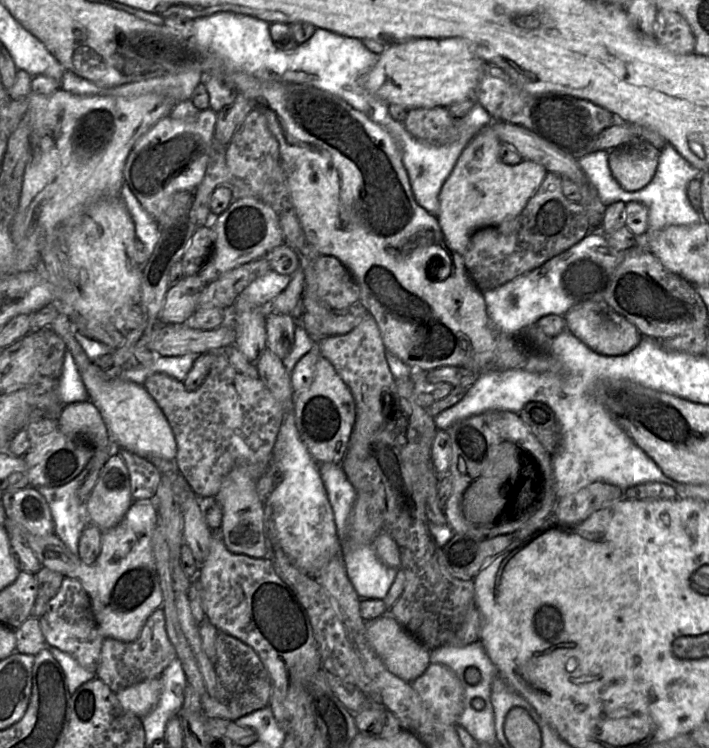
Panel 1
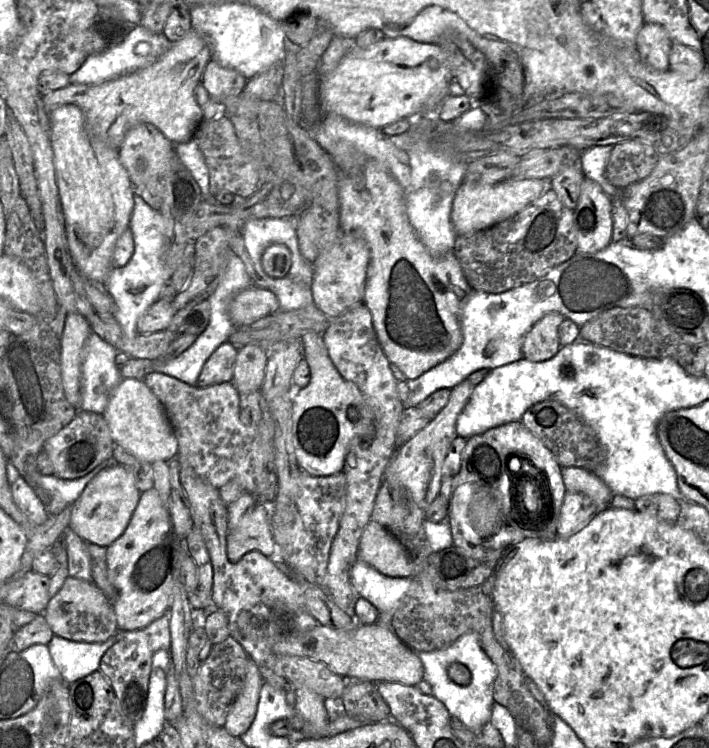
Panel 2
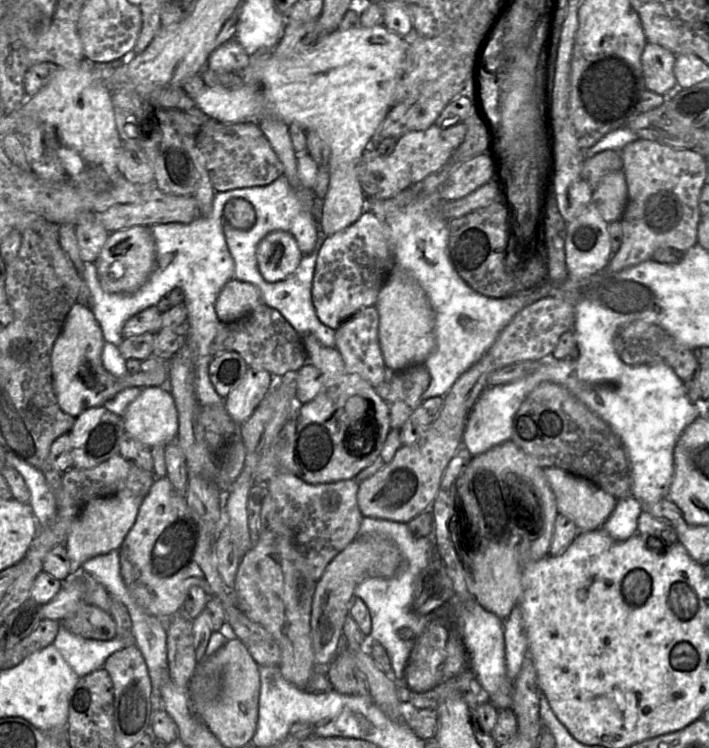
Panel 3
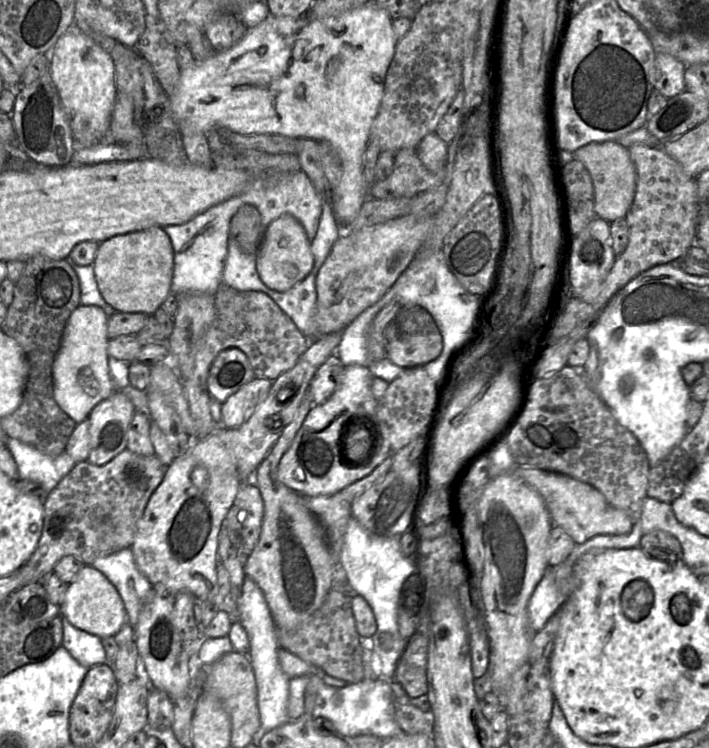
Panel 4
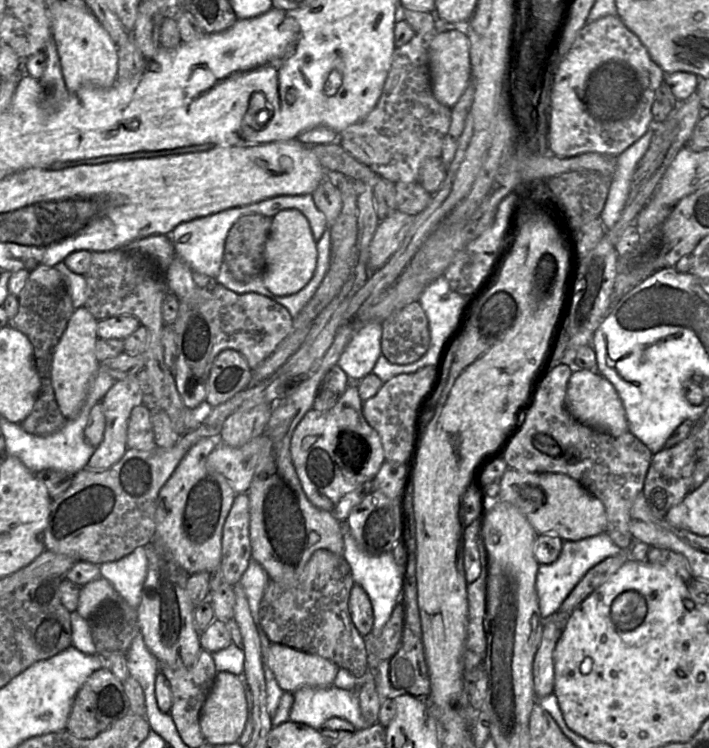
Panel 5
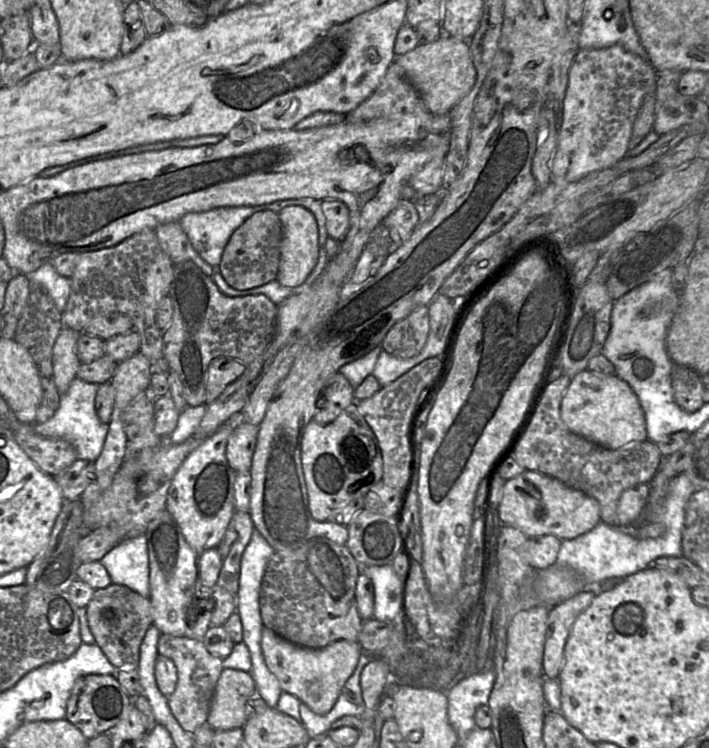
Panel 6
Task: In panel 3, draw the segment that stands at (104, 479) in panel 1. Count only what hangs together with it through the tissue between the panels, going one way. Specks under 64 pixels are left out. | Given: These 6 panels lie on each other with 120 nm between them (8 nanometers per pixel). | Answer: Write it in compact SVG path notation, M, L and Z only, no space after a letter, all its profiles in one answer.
M123 490L109 497L94 498L87 502L72 523L66 544L70 560L70 576L82 568L92 557L119 549L126 535L135 523L142 500L129 490Z

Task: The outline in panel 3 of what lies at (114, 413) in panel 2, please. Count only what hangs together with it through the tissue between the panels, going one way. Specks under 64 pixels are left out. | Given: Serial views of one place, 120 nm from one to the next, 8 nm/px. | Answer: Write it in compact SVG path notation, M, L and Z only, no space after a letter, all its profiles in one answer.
M163 387L142 388L139 396L127 407L122 419L125 433L151 448L157 445L166 446L175 440L178 434L178 417L174 399L169 390Z

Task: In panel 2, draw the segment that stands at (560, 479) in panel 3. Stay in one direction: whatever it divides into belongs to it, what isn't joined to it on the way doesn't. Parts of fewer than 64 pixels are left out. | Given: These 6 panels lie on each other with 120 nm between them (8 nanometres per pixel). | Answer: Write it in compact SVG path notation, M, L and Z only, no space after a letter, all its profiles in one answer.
M562 467L562 477L567 492L589 497L597 507L597 512L610 506L613 493L594 473L578 467Z

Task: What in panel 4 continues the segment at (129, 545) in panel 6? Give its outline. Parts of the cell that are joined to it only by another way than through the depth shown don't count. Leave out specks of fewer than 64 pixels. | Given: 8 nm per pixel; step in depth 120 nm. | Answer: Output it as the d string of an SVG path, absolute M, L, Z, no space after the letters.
M130 548L98 558L90 564L103 573L121 596L127 625L135 628L143 603L151 594L152 586L138 569Z

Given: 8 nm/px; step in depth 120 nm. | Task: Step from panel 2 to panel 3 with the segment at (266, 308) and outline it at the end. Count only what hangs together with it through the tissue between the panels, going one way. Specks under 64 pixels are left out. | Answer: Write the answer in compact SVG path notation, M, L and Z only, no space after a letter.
M233 278L220 291L215 311L222 323L229 324L248 315L262 303L257 286Z

